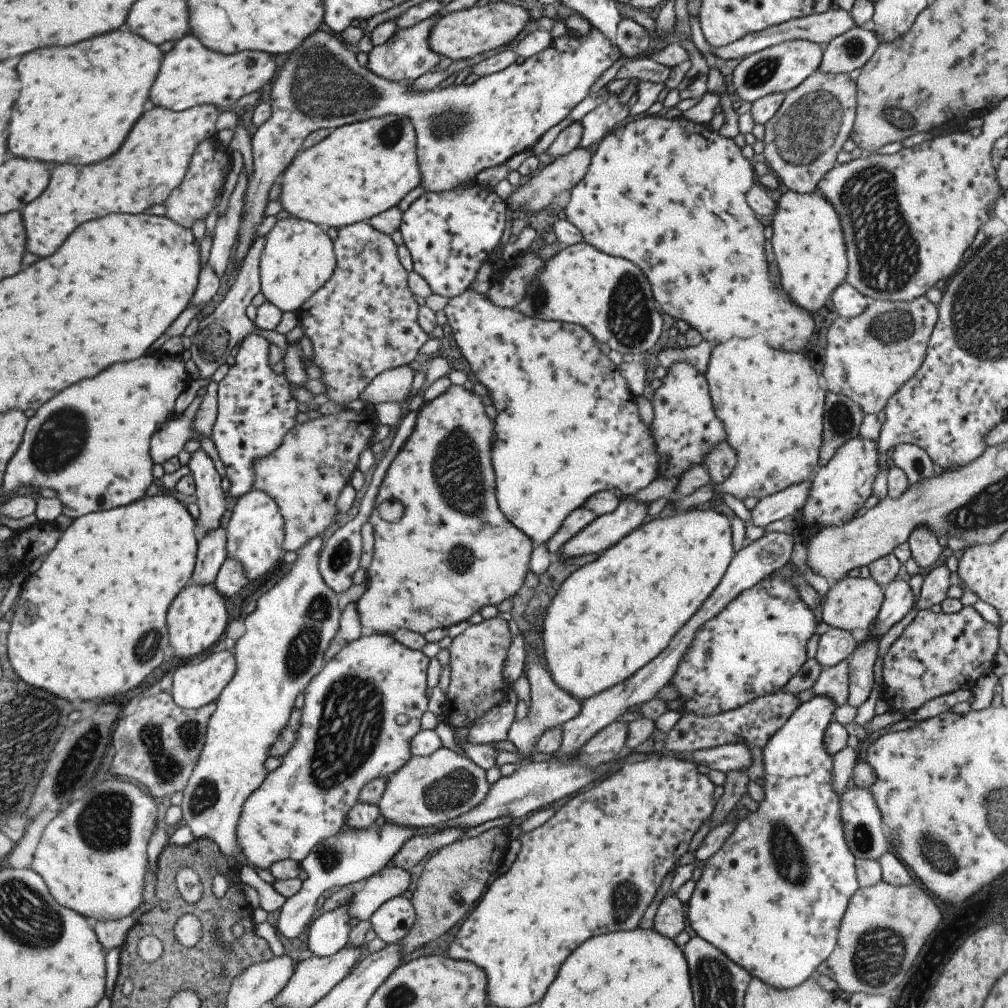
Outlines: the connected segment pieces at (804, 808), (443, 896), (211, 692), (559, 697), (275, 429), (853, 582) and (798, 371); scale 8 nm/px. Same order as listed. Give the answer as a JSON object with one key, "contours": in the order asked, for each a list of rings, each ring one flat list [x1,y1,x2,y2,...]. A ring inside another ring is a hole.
{"contours":[[[813,696,810,700,801,703,787,718,787,722,766,739,762,748,763,764,763,799,758,802,755,812,750,812,743,820,736,820,733,832,723,842,723,845,715,854,705,859,705,865,701,869,701,876,694,882,694,888,687,904,687,921,696,936,706,940,715,948,718,948,729,960,737,966,744,968,751,977,758,978,771,988,790,989,799,986,803,980,815,976,815,968,831,954,835,948,837,928,843,918,843,912,851,898,851,894,857,890,858,882,855,874,855,857,849,852,843,836,843,824,839,820,839,796,831,788,831,758,823,746,823,733,827,725,832,721,835,704,827,696]],[[493,827,475,837,457,839,427,858,415,882,415,890,411,893,410,903,414,910,414,921,409,932,399,940,401,958,423,944,430,943,461,922,461,918,481,898,489,875,496,873,500,866,508,843,506,836,501,828]],[[214,648,213,654,207,654,197,662,185,661,173,671,170,695,173,702,181,708,194,710,216,700,223,687,231,680,235,672,233,653,224,648]],[[536,648,535,651,529,650,527,654,524,654,525,677,530,688,529,710,527,710,527,714,521,720,513,719,507,731,507,740,515,746,516,750,523,754,521,765,530,762,529,756,533,752,533,746,535,746,537,738,545,730,561,726,564,722,577,716,581,710,582,702,577,700,577,698,573,698,569,692,563,692,563,689,559,688,554,680,551,680,551,676,545,670,544,664,538,660,539,655,539,648]],[[252,333,246,335,239,344,239,348,234,357,233,366,229,367,226,375,218,382,216,419,213,423,213,428,211,429,210,439,215,446,215,450,217,450,217,454,219,454,221,463,223,463,225,474,230,484,227,493,231,494,233,498,239,498,239,496,251,490,251,484,253,484,253,462,255,462,255,460,259,460,259,458,263,458,263,456,267,456,267,454,271,454,271,452,273,452,273,450,281,444,283,436,285,436,285,434,287,434,287,432,289,432,289,430,291,430,291,428,293,428,296,424,294,418,297,412,297,401,291,397,291,386,289,382,285,380,285,376,281,373,275,374,276,369,269,367,269,362,267,362,268,346,269,343,265,340,265,338]],[[843,577,827,590,821,603,821,618,828,626,845,632,859,628,868,630,875,620,883,600,882,587,871,578]],[[762,336,730,338,711,349,704,372,715,416,725,430,725,442,735,452,735,466,721,484,711,484,715,496,731,494,743,501,747,496,760,499,792,484,810,479,818,468,818,454,823,440,823,409,826,394,817,386,817,375,801,354,773,350]]]}

